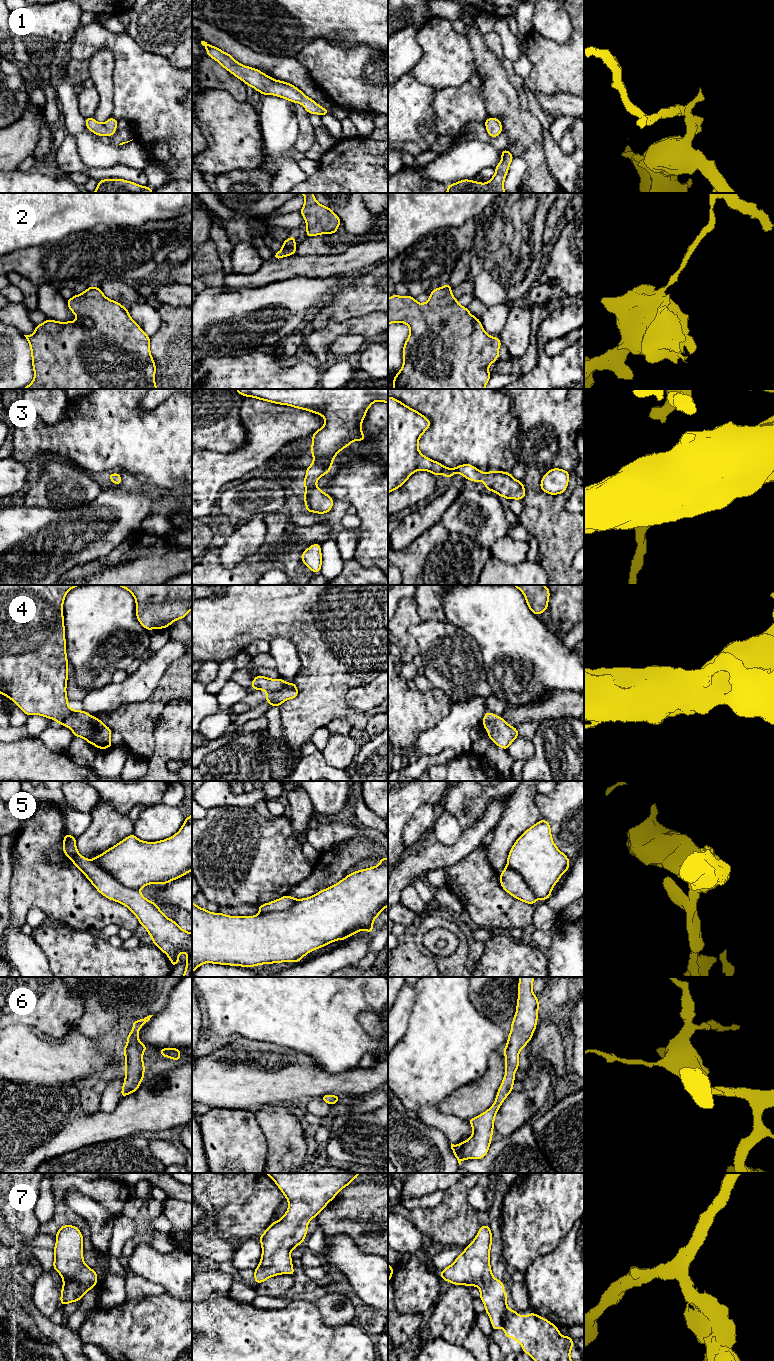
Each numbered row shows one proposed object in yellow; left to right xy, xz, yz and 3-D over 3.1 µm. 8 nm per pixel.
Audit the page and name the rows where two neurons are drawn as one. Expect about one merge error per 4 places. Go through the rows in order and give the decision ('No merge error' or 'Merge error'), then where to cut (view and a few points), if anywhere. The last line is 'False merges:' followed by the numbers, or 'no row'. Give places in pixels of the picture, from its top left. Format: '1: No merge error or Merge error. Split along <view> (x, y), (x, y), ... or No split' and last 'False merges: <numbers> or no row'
1: No merge error. No split
2: Merge error. Split along xz (281, 250), (288, 255)
3: No merge error. No split
4: No merge error. No split
5: Merge error. Split along xy (93, 860), (123, 885), (138, 890)
6: No merge error. No split
7: No merge error. No split
False merges: 2, 5

